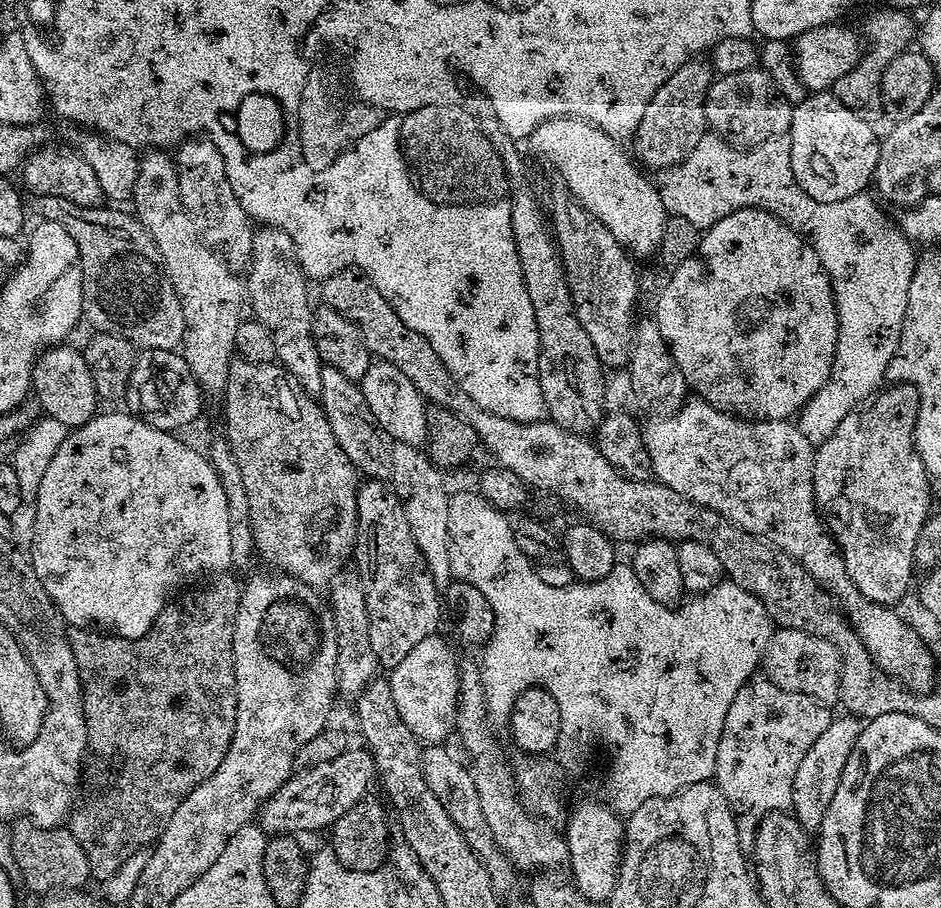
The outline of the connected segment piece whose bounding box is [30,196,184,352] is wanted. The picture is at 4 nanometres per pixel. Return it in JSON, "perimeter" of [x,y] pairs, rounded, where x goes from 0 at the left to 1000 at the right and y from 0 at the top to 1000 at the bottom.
{"perimeter":[[[34,216],[32,229],[49,242],[62,244],[79,262],[85,281],[87,293],[87,328],[89,329],[88,351],[95,352],[103,366],[116,366],[122,370],[134,372],[146,384],[176,385],[190,384],[196,377],[196,347],[193,333],[181,311],[174,296],[172,284],[168,280],[168,271],[164,271],[164,262],[139,232],[126,233],[123,227],[92,229],[79,227],[79,222],[70,222],[70,218],[53,218],[52,216]]]}

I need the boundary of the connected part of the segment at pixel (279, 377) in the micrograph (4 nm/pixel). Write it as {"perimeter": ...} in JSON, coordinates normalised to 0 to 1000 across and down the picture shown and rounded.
{"perimeter":[[[254,394],[248,395],[240,425],[236,433],[238,439],[238,471],[240,483],[244,496],[248,498],[249,507],[257,520],[258,534],[261,535],[262,552],[266,555],[266,575],[268,576],[269,597],[274,612],[282,617],[286,627],[292,628],[303,634],[311,634],[321,641],[330,643],[333,648],[340,650],[352,644],[367,624],[366,616],[375,611],[378,601],[378,576],[380,575],[380,548],[383,534],[385,532],[384,521],[379,520],[377,513],[368,504],[363,491],[359,491],[359,482],[355,482],[355,474],[351,474],[351,465],[346,460],[344,450],[340,448],[340,442],[332,436],[295,399],[287,401],[275,401]]]}

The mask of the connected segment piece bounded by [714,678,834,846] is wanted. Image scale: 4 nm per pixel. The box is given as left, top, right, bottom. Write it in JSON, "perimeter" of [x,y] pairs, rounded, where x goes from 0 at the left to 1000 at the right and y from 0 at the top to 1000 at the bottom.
{"perimeter":[[[811,747],[793,750],[772,782],[767,813],[763,813],[763,833],[759,862],[779,892],[787,890],[784,913],[787,931],[798,931],[804,906],[813,894],[841,891],[844,851],[865,813],[878,804],[886,789],[881,776],[870,775],[863,767],[844,764],[823,756]]]}

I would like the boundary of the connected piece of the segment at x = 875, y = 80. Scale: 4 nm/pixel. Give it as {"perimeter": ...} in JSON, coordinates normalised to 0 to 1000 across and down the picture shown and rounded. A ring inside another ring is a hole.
{"perimeter":[[[945,7],[945,9],[935,9],[919,20],[916,44],[920,52],[917,54],[914,66],[903,78],[895,81],[895,86],[891,86],[891,90],[886,90],[882,98],[884,105],[891,108],[891,112],[895,112],[895,117],[915,126],[936,122],[937,77],[942,77],[942,73],[946,73],[946,68],[950,68],[954,59],[966,56],[968,48],[965,47],[968,44],[970,47],[976,40],[976,26],[972,21],[969,23],[969,17],[968,12]]]}

